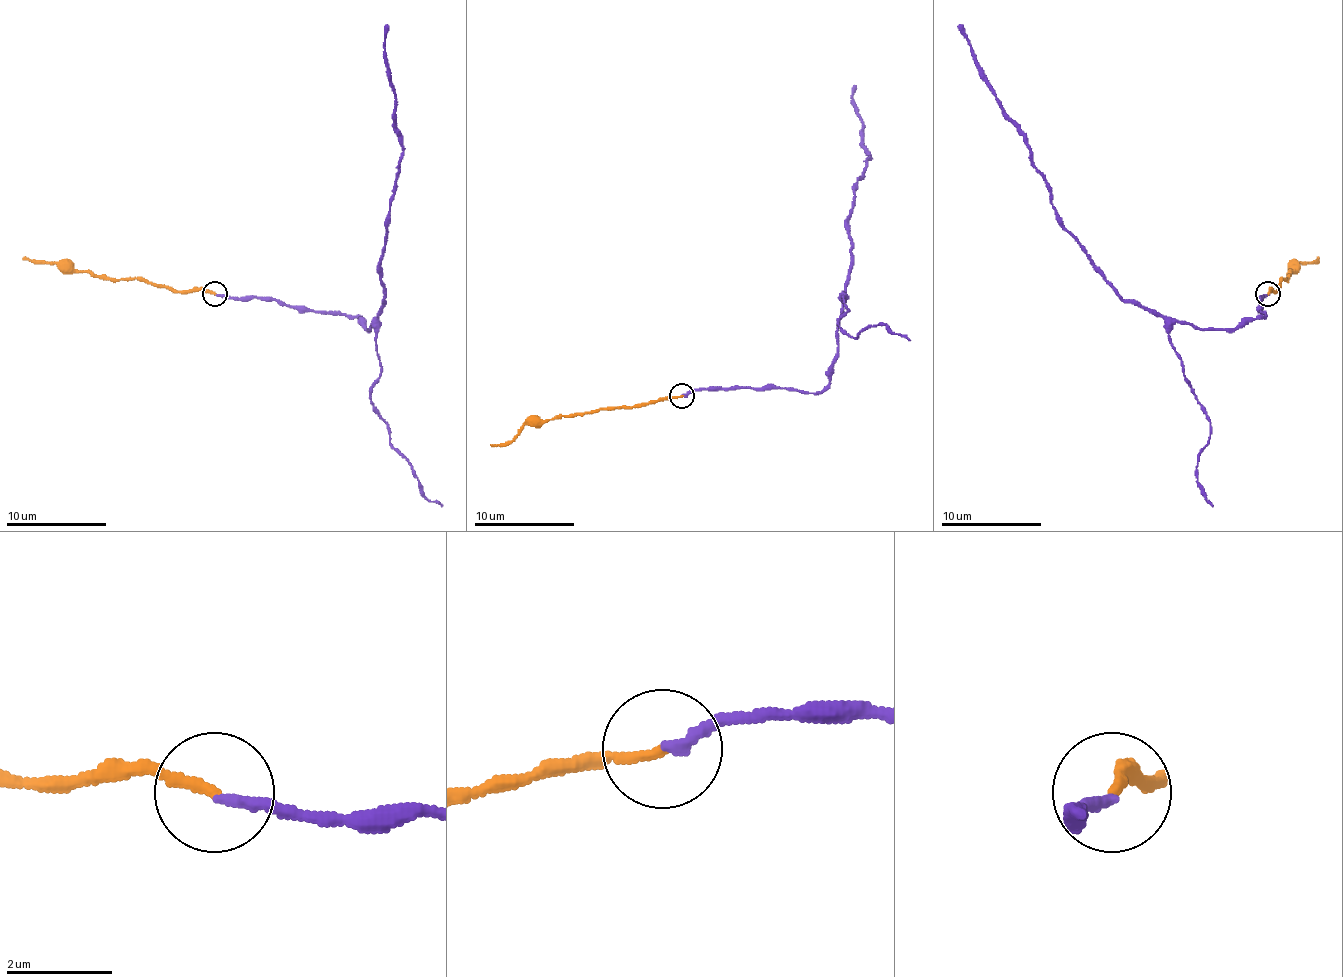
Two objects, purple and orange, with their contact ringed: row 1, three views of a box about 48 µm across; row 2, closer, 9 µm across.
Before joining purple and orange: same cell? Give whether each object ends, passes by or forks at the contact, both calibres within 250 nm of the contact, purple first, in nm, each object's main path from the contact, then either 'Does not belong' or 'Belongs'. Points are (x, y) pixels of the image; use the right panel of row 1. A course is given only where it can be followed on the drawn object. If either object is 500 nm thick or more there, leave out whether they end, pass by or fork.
At the ring purple ends. At the ring orange ends. Thickness 200 nm (purple) against 200 nm. Course of purple: (1268, 294), (1261, 296), (1266, 314), (1233, 329), (1195, 329), (1117, 294), (1064, 228), (1026, 135), (958, 24). Course of orange: (1268, 294), (1271, 289), (1276, 291), (1281, 279), (1286, 279), (1299, 264), (1316, 259). Belongs

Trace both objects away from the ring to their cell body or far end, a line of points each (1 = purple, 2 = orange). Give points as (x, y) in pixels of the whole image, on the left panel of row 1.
1: (214, 294), (272, 296), (350, 314), (370, 329), (383, 306), (380, 259), (403, 150), (385, 24)
2: (214, 294), (201, 289), (171, 291), (138, 279), (103, 279), (88, 271), (62, 271), (55, 264), (22, 259)

